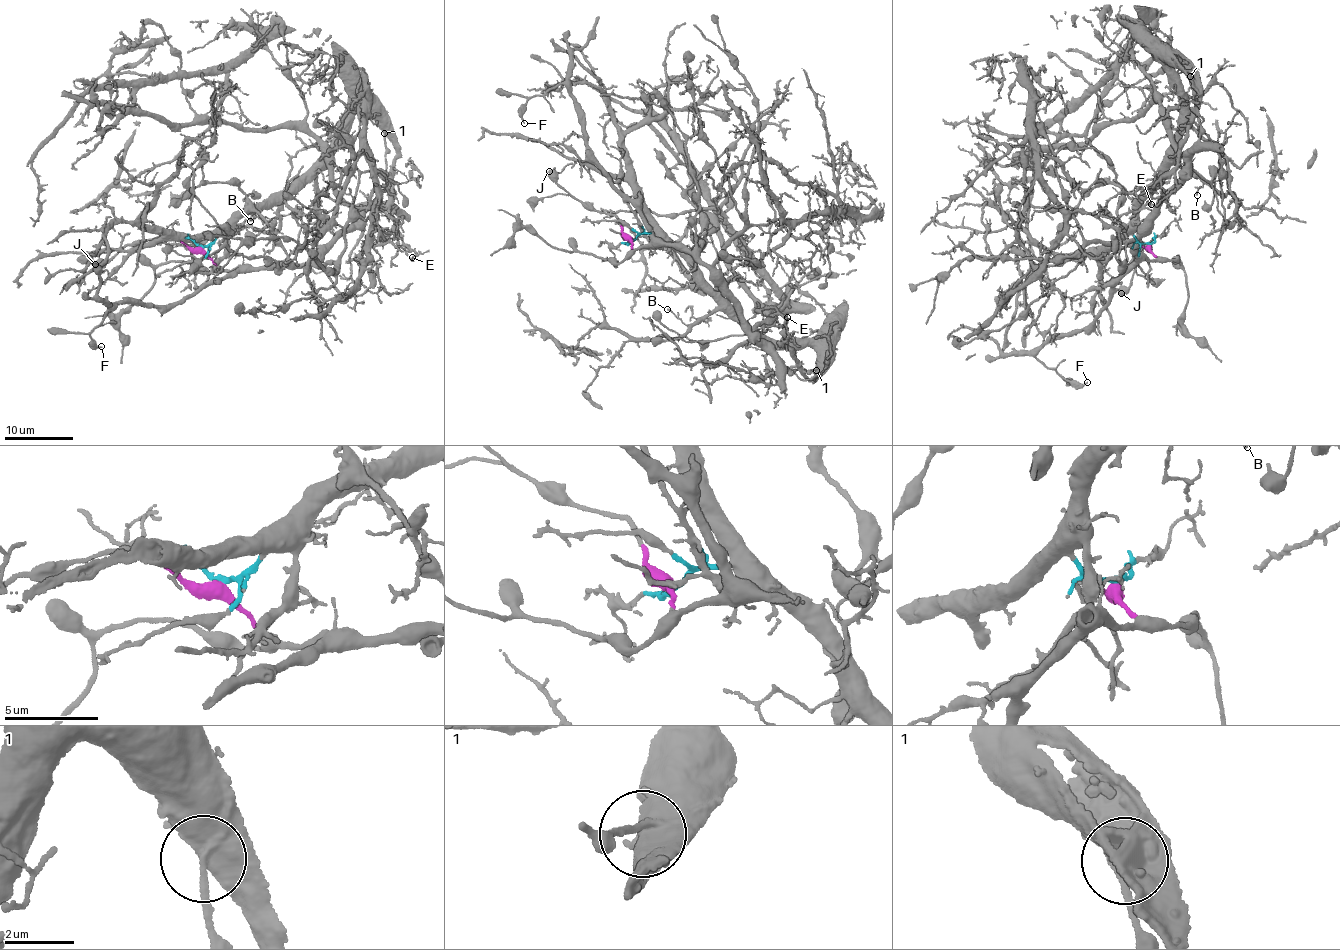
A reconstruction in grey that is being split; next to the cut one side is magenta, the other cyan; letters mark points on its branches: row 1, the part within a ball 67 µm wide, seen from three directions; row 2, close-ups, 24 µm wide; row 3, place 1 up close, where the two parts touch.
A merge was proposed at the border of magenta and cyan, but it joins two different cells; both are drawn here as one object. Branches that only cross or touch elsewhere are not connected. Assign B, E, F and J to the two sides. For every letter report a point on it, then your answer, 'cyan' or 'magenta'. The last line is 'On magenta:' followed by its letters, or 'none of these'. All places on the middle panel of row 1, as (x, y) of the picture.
B: at (667, 309); cyan
E: at (787, 317); cyan
F: at (524, 123); magenta
J: at (549, 171); magenta
On magenta: F, J

